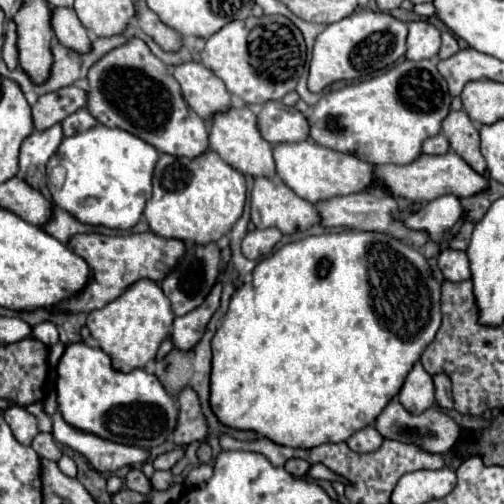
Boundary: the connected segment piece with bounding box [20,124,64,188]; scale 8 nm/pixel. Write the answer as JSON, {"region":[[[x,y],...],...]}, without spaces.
{"region":[[[56,124],[44,132],[34,130],[20,148],[20,174],[26,184],[38,188],[46,178],[46,164],[62,142],[62,126]]]}

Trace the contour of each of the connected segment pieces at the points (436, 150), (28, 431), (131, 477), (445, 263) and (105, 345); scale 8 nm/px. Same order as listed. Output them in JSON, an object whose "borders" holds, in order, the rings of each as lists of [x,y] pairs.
{"borders":[[[[436,134],[436,136],[428,138],[428,140],[424,142],[424,146],[422,146],[422,152],[424,152],[424,154],[432,154],[432,156],[436,156],[436,154],[446,154],[448,150],[450,150],[450,146],[448,146],[448,140],[444,138],[444,134]]],[[[20,406],[8,408],[4,412],[4,420],[12,428],[12,432],[14,432],[16,440],[20,444],[26,444],[28,446],[34,440],[34,436],[38,434],[38,420],[36,420],[36,416],[32,416],[30,412],[26,412]]],[[[132,468],[132,470],[130,470],[130,474],[126,476],[126,488],[130,488],[130,490],[140,492],[140,494],[144,494],[144,496],[146,496],[146,494],[152,490],[152,484],[150,484],[150,480],[144,476],[144,472],[142,472],[142,470]]],[[[452,248],[444,250],[438,256],[438,266],[440,266],[446,280],[462,282],[462,280],[470,278],[468,258],[466,258],[466,252],[462,252],[462,250],[452,250]]],[[[140,280],[132,284],[118,300],[100,310],[92,310],[88,314],[86,326],[100,348],[112,358],[112,368],[128,374],[130,370],[144,368],[150,360],[156,358],[160,342],[172,330],[172,320],[174,314],[170,310],[170,302],[160,286],[150,280]]]]}

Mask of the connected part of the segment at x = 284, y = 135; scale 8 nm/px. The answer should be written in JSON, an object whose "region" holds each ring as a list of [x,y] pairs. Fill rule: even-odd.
{"region":[[[266,102],[262,112],[258,114],[258,126],[260,126],[260,132],[262,136],[272,142],[272,144],[292,144],[292,142],[302,142],[310,136],[310,126],[308,126],[308,120],[302,112],[298,110],[288,110],[292,106],[284,106],[282,102]]]}

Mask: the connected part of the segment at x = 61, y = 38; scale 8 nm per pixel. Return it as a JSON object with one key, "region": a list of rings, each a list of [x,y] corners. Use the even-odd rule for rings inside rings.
{"region":[[[54,8],[52,10],[52,28],[60,44],[76,50],[78,54],[86,54],[92,50],[92,40],[88,30],[84,30],[82,22],[76,18],[76,12],[70,8]]]}

